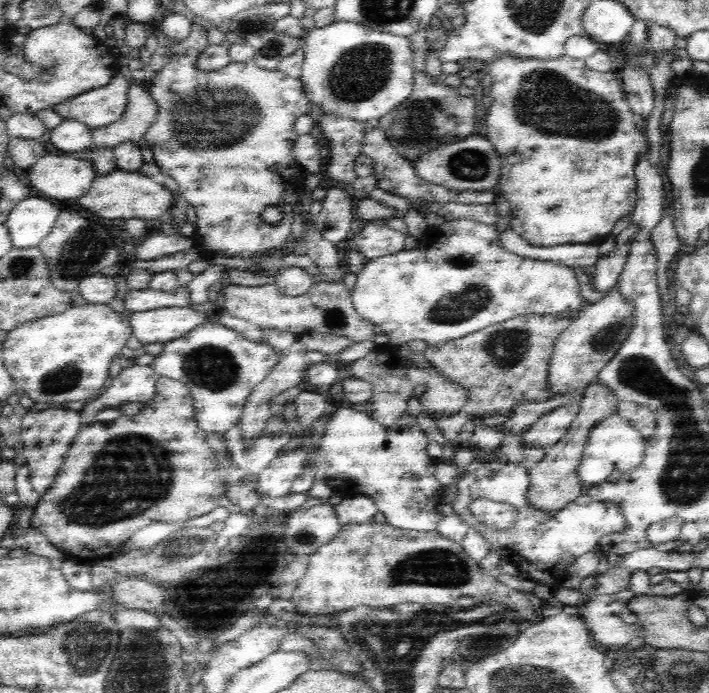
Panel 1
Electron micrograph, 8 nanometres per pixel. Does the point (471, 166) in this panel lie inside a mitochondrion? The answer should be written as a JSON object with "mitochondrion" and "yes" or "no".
{"mitochondrion":"yes"}

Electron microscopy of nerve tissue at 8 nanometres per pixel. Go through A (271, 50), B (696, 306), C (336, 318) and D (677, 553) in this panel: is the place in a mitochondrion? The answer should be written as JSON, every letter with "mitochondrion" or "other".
{"A":"mitochondrion","B":"other","C":"mitochondrion","D":"other"}

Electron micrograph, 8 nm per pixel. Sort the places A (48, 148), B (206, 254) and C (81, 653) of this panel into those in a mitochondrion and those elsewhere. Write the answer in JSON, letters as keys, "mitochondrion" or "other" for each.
{"A":"other","B":"other","C":"mitochondrion"}

